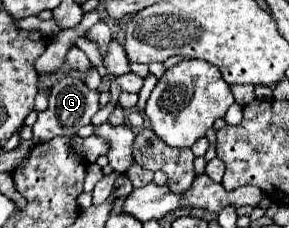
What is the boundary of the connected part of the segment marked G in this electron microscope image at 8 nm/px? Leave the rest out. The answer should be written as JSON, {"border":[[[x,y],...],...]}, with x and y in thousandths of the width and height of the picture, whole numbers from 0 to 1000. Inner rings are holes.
{"border":[[[211,342],[183,386],[170,421],[170,465],[156,491],[135,491],[128,535],[114,544],[114,623],[170,623],[190,596],[260,596],[266,570],[294,544],[315,544],[322,500],[343,482],[343,395],[315,395],[294,360],[273,360],[273,342]]]}

